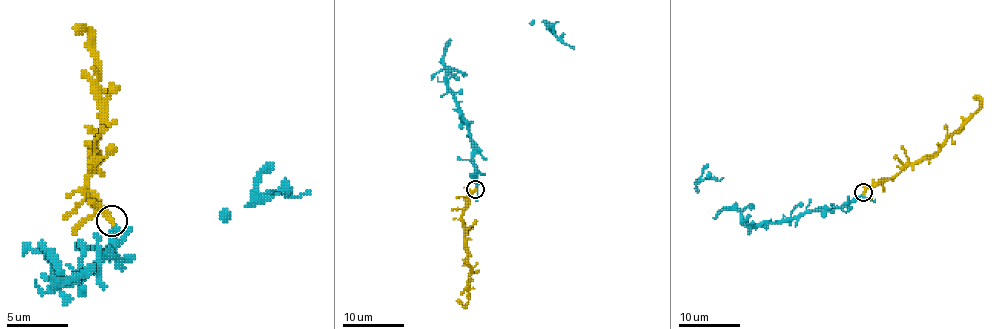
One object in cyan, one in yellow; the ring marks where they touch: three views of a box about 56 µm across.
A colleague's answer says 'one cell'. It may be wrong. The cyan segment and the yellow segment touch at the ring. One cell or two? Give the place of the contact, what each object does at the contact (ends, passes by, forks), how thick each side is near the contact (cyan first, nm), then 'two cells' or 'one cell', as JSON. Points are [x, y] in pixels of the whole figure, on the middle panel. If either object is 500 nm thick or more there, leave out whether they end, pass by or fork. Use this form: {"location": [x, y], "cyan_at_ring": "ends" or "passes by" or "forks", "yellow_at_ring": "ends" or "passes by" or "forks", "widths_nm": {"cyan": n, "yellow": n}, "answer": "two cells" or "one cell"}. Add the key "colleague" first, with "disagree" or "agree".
{"colleague": "agree", "location": [475, 189], "cyan_at_ring": "passes by", "yellow_at_ring": "ends", "widths_nm": {"cyan": 180, "yellow": 360}, "answer": "one cell"}

